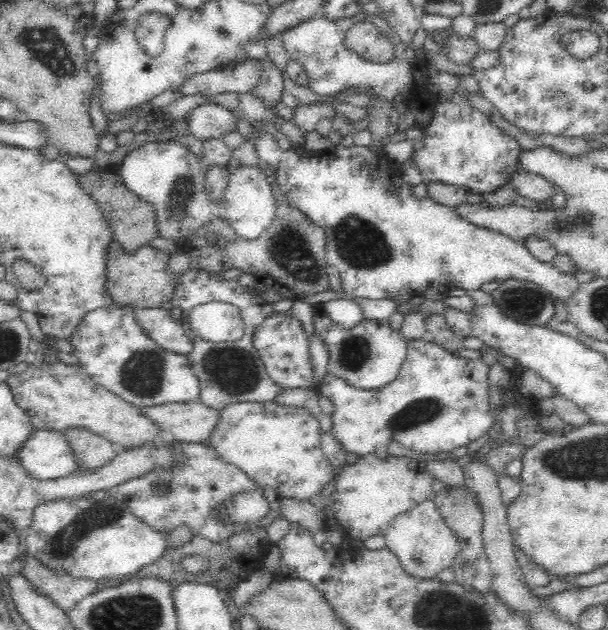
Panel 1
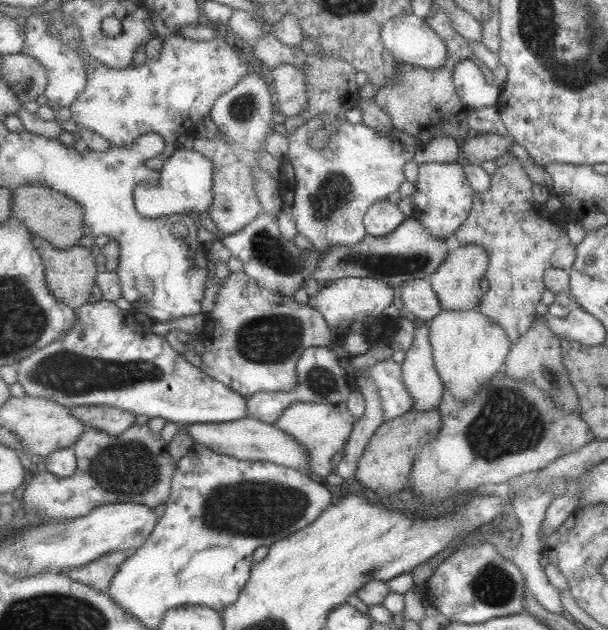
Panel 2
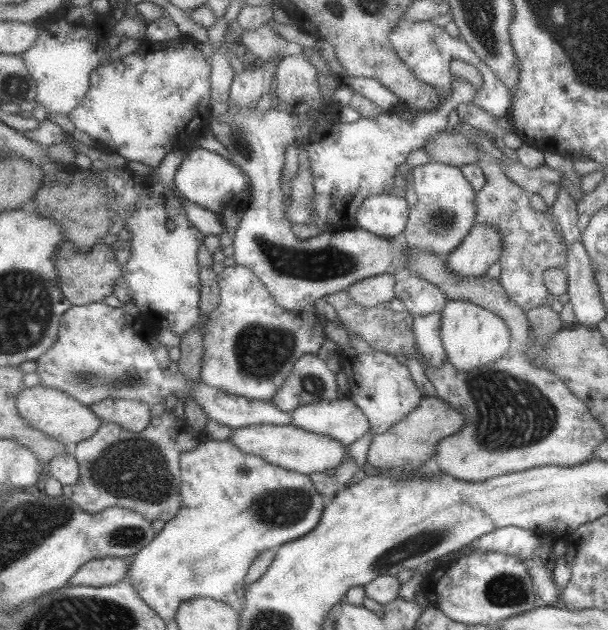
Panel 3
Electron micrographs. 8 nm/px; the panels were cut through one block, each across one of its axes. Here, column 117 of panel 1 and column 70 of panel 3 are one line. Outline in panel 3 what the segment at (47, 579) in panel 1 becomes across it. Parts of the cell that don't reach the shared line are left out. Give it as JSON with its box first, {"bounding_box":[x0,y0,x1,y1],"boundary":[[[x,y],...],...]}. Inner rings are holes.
{"bounding_box":[72,557,130,586],"boundary":[[[105,557],[86,562],[73,575],[72,586],[113,586],[128,577],[130,564],[124,557]]]}

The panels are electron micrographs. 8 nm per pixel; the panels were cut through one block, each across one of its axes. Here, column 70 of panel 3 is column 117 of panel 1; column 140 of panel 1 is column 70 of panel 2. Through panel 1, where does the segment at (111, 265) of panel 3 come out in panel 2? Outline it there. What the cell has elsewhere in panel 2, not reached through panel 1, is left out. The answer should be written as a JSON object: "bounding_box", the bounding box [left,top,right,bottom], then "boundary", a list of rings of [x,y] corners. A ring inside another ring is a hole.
{"bounding_box":[33,234,97,309],"boundary":[[[33,234],[33,245],[41,252],[46,266],[46,278],[49,288],[57,297],[59,302],[64,302],[74,309],[89,302],[89,297],[93,295],[92,290],[97,278],[97,260],[93,256],[92,248],[83,246],[73,246],[69,250],[56,248],[42,236]]]}

